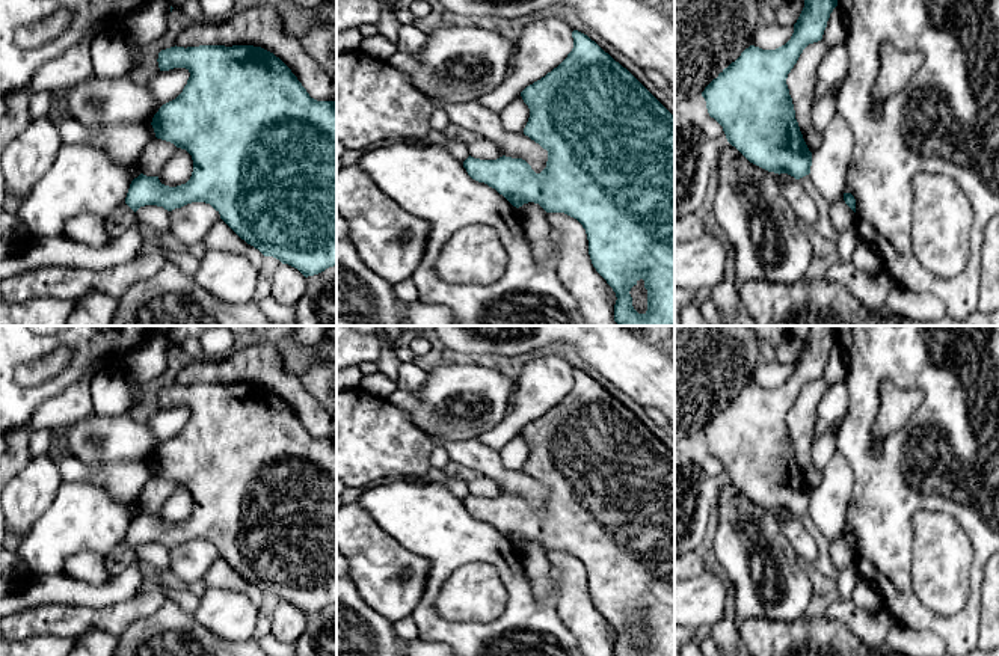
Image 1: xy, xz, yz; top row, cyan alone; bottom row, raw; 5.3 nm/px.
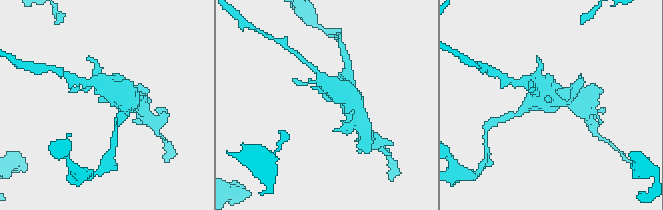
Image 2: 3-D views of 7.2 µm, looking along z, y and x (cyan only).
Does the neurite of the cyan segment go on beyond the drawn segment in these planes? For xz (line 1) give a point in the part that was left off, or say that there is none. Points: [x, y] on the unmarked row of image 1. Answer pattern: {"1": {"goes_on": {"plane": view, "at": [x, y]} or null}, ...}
{"1": {"goes_on": null}}

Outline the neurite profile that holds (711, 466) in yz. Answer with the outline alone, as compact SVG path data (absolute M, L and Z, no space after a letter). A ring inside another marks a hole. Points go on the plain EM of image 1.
M711 454L702 461L700 466L702 471L709 477L726 477L723 464Z

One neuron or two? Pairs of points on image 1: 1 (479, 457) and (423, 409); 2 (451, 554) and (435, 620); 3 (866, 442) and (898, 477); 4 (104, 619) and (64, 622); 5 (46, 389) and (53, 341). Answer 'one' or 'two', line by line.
1: two
2: one
3: one
4: one
5: one

